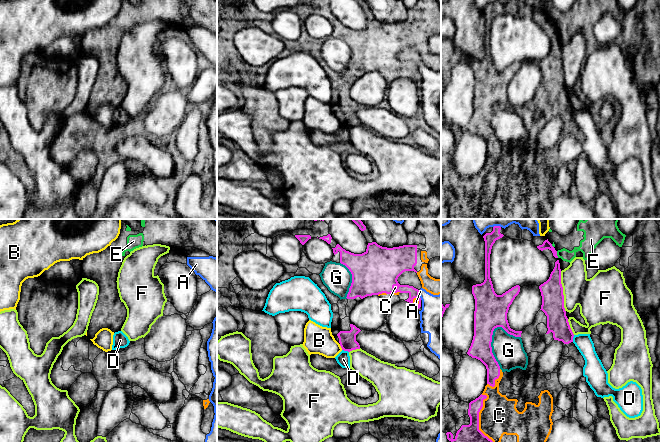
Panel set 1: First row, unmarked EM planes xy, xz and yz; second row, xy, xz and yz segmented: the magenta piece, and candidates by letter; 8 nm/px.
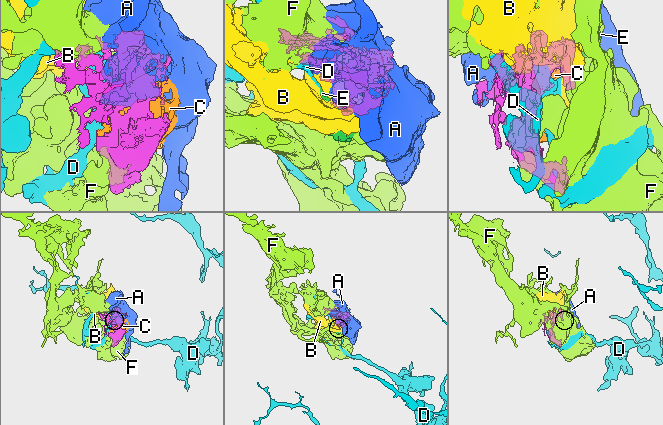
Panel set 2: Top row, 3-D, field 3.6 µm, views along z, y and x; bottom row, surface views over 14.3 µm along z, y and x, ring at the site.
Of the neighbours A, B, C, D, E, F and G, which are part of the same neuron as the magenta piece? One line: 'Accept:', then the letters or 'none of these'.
Accept: C, G

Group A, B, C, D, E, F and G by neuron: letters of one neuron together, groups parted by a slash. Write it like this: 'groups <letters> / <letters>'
groups A F / B / C G / D / E

